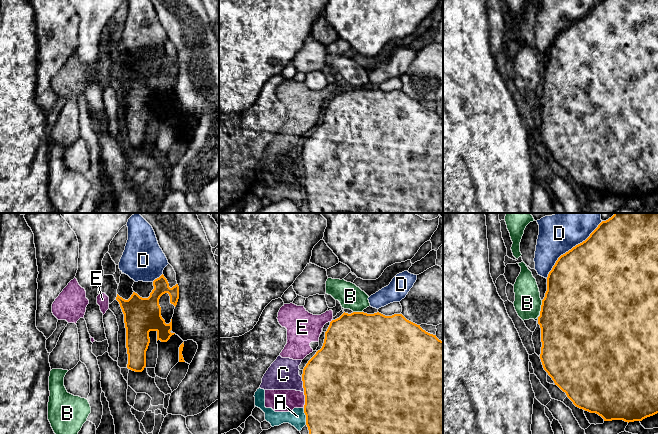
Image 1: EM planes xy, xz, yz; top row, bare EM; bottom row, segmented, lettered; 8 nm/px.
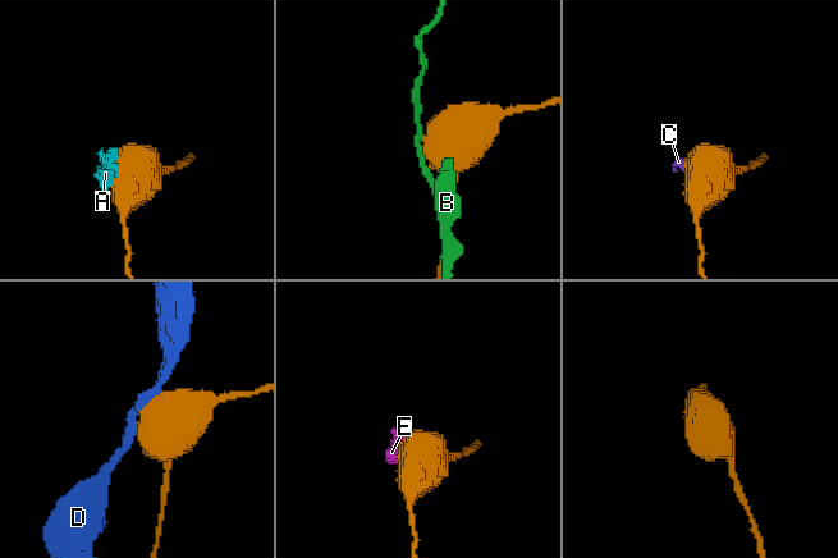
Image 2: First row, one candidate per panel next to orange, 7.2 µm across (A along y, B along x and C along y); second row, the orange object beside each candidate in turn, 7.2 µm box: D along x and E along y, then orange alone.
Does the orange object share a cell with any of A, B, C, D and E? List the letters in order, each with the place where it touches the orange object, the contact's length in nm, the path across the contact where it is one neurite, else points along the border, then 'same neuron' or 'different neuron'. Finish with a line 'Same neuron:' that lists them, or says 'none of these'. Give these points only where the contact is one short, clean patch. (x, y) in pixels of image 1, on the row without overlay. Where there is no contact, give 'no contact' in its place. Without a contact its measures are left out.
A: contact xz (306, 192); length 140 nm; different neuron
B: contact yz (541, 83); length 120 nm; border yz (542, 76), (539, 90); different neuron
C: contact xz (303, 160); length 120 nm; different neuron
D: contact yz (569, 26); length 600 nm; different neuron
E: contact xz (305, 176); length 130 nm; different neuron
Same neuron: none of these

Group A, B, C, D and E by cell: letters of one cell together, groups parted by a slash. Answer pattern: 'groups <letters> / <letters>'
groups A C E / B / D

